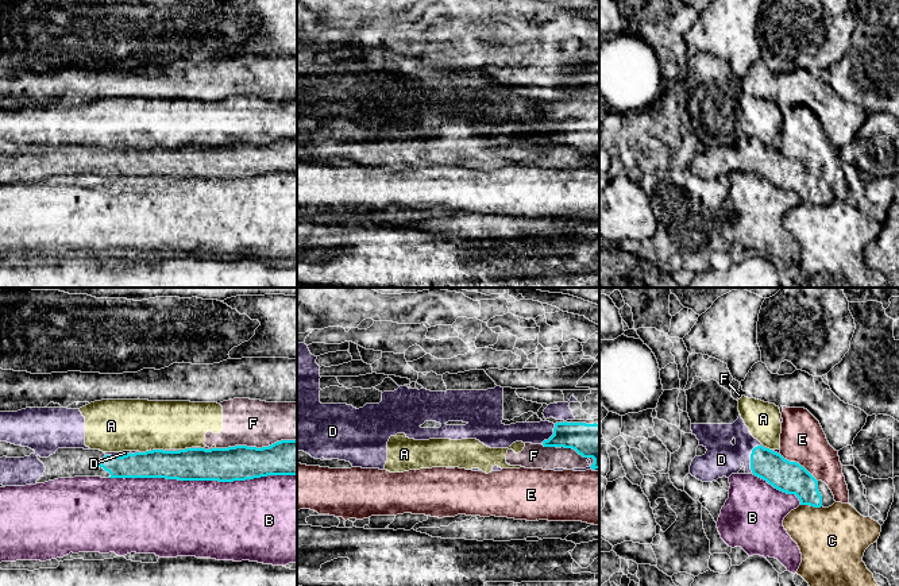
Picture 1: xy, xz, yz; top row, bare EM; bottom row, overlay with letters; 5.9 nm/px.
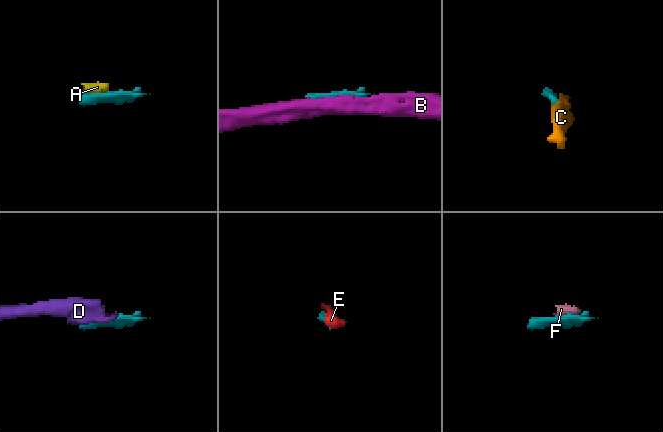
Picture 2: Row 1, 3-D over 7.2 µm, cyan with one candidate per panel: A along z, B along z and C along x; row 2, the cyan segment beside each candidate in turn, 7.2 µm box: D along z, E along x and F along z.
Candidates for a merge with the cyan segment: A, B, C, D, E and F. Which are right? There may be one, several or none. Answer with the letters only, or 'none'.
none

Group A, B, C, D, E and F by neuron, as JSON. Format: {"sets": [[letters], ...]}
{"sets": [["A", "D", "F"], ["B"], ["C"], ["E"]]}

